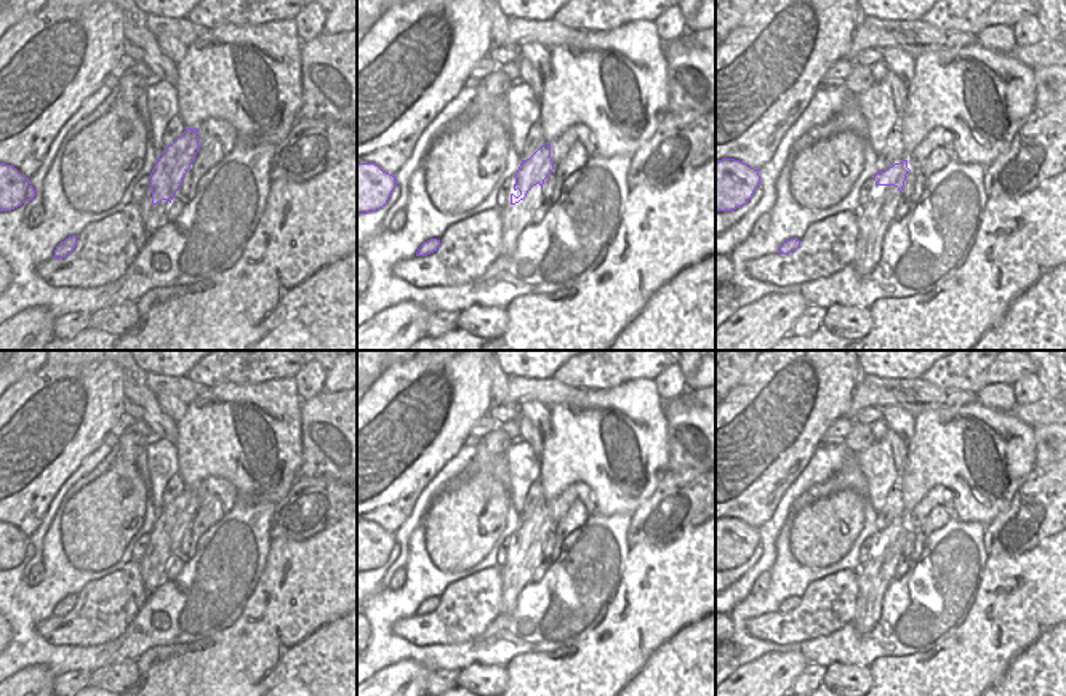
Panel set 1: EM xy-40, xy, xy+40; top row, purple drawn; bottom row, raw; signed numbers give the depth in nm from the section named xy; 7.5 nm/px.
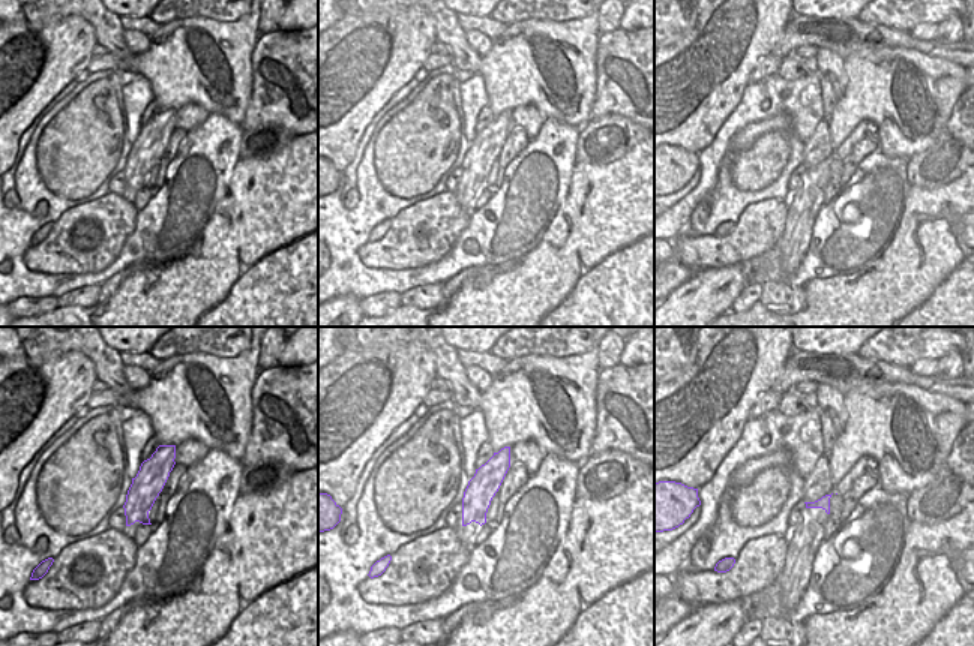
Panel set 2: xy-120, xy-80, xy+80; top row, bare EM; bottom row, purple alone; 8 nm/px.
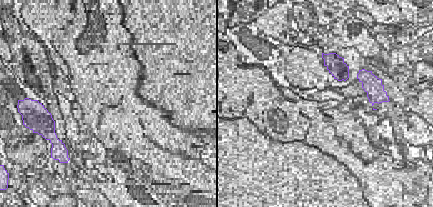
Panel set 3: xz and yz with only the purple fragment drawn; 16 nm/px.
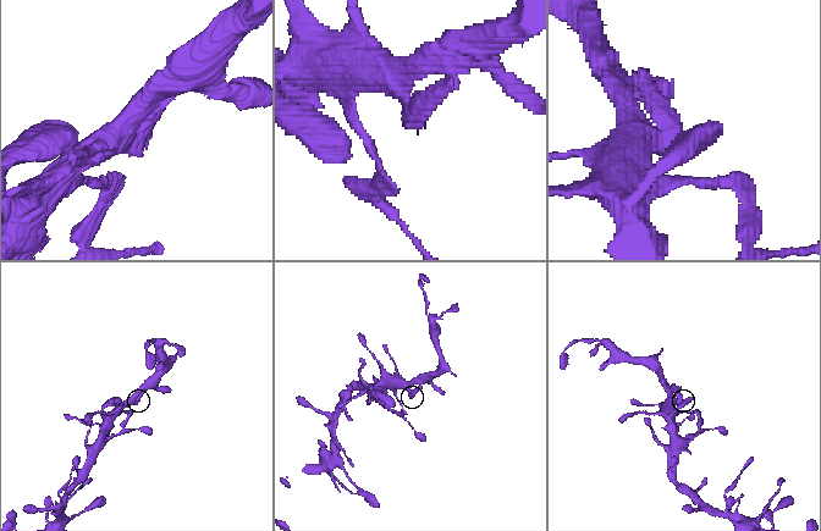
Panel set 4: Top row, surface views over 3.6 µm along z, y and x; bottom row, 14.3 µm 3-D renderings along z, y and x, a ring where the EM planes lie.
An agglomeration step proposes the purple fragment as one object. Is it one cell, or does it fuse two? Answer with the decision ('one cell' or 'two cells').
two cells

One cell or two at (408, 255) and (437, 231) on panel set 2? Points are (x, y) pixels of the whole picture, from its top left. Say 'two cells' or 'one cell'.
one cell

